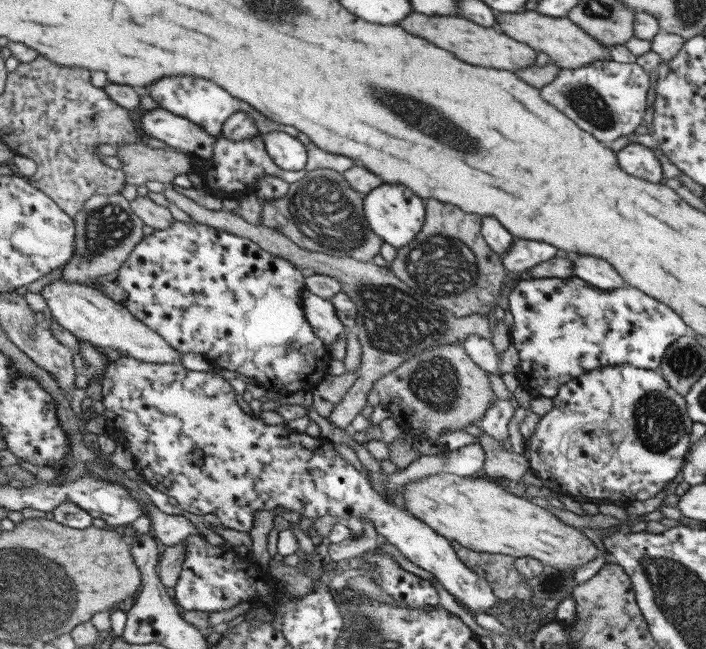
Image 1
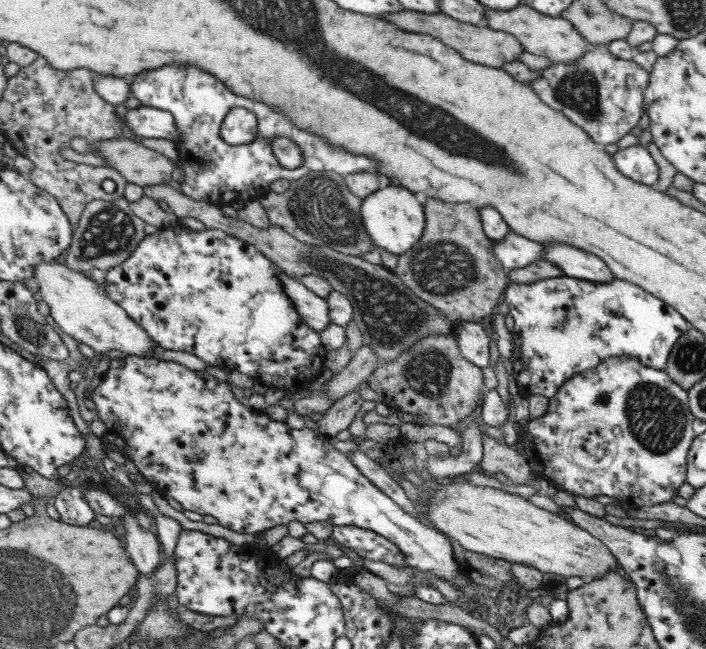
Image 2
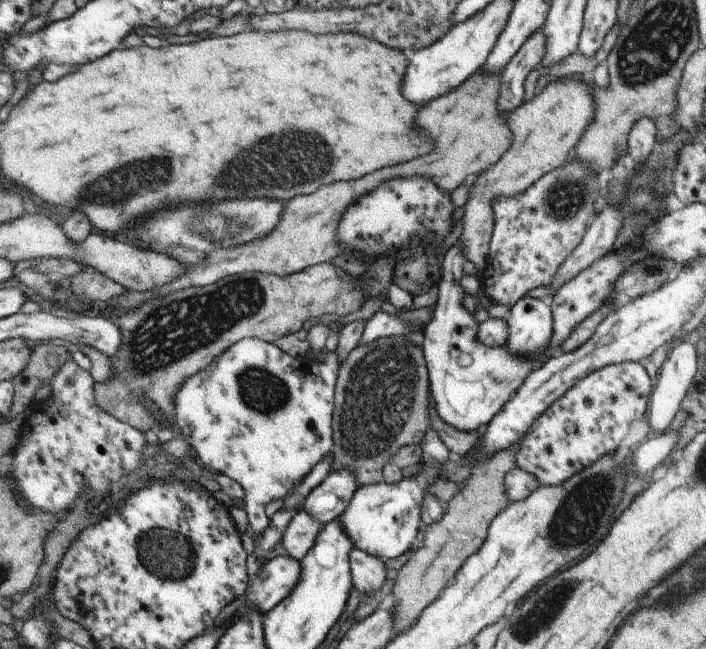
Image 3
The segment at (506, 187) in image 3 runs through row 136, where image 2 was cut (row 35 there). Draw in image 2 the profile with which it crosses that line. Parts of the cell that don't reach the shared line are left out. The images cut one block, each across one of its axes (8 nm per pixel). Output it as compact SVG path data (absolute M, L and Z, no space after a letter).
M518 5L508 10L496 10L487 7L484 11L486 26L496 30L510 33L521 44L526 52L549 58L552 63L574 64L582 58L590 48L576 27L565 18L542 14L528 5Z

